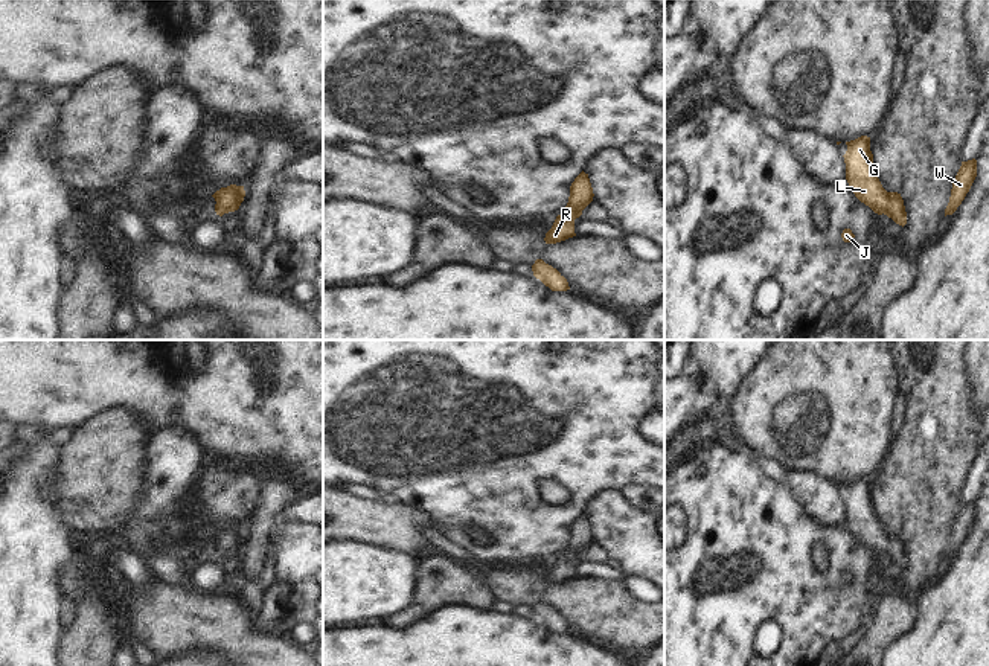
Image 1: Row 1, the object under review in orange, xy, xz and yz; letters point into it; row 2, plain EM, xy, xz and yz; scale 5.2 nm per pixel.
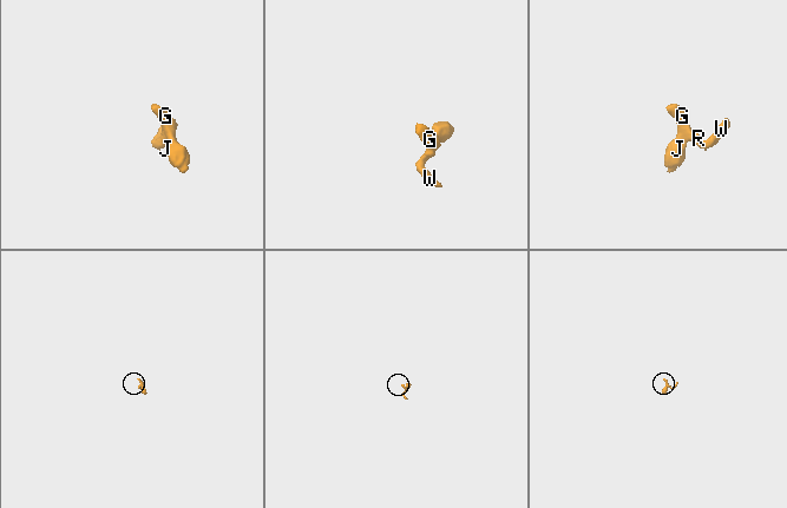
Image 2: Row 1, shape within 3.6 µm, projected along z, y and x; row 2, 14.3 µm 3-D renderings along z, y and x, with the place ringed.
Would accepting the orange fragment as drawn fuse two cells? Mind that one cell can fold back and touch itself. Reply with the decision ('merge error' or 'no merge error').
no merge error

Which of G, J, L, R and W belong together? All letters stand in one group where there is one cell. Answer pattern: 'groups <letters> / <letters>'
groups G J L R W

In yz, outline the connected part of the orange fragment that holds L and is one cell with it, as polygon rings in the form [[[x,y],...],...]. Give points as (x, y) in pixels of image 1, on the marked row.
[[[861,136],[846,142],[847,151],[843,155],[846,163],[846,180],[855,197],[878,215],[887,215],[896,224],[907,224],[904,200],[898,192],[887,192],[873,168],[870,137]]]

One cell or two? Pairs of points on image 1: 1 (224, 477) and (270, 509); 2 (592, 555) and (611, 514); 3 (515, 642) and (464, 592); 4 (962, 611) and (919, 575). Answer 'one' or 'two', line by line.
1: two
2: two
3: two
4: two

